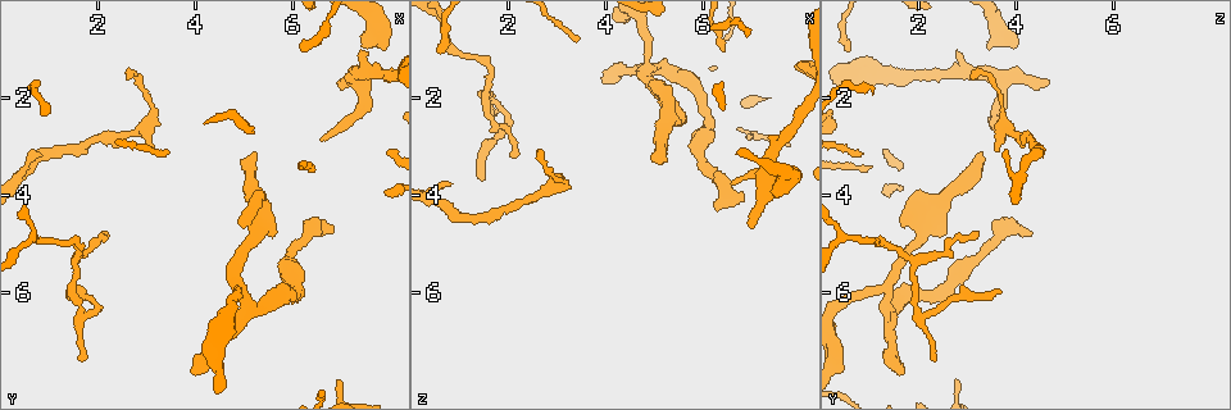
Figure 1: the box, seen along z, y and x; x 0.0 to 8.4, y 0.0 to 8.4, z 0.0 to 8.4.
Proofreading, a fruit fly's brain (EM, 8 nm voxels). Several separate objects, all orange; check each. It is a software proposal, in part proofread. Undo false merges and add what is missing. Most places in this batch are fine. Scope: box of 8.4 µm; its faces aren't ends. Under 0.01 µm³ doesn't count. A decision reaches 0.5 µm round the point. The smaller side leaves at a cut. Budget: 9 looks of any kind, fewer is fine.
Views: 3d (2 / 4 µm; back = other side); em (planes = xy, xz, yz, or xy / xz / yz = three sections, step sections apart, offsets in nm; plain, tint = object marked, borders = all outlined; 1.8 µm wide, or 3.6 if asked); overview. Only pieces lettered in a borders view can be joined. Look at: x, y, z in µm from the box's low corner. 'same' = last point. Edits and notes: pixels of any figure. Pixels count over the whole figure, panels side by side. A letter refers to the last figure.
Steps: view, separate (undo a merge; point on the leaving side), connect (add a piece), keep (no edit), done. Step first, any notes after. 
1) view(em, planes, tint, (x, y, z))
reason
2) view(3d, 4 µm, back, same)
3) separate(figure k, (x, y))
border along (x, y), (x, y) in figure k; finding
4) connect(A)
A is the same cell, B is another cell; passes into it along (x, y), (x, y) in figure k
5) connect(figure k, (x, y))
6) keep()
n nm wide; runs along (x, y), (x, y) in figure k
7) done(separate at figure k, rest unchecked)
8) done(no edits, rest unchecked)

view(3d, 2 µm, back, (7.00, 1.65, 4.65))
branch stops here

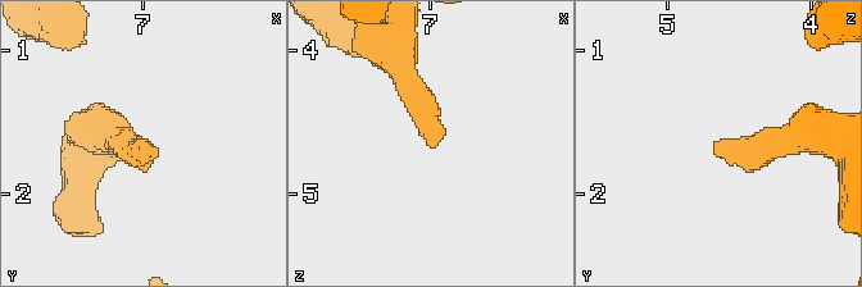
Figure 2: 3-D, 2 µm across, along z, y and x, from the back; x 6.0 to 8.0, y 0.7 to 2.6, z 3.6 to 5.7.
view(em, planes, borders, (7.00, 1.60, 4.62))

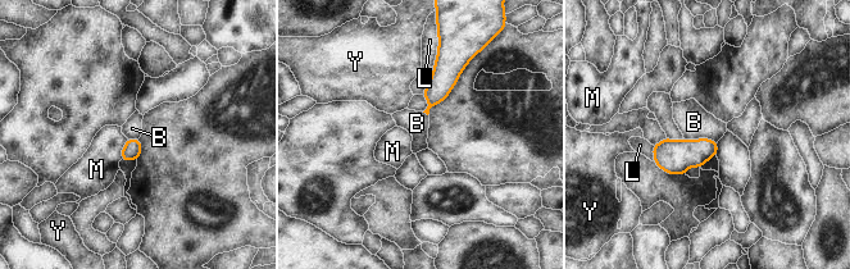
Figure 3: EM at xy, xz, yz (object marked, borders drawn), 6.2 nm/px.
keep()
B, L, M and Y are other cells; border along (683, 137), (710, 138), (717, 142) in figure 3; none of them fits

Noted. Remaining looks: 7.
view(3d, 2 µm, (5.25, 3.10, 3.30))
branch stops here

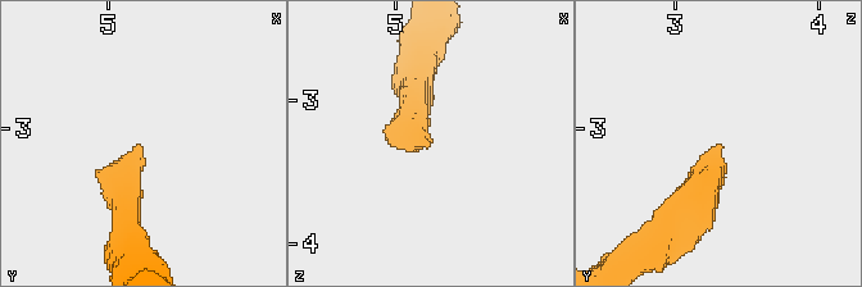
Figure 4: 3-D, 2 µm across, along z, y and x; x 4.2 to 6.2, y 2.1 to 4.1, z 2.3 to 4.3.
view(em, planes, borders, (5.20, 3.14, 3.34))
shape alone is not enough

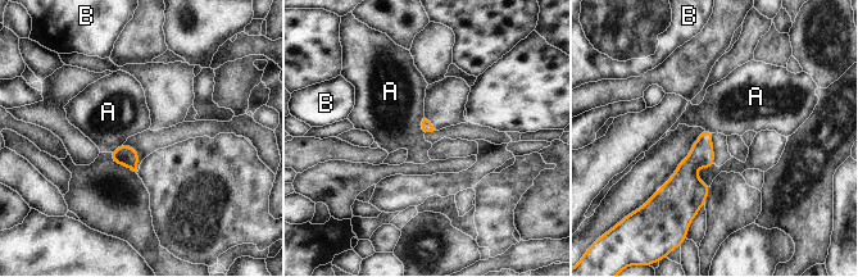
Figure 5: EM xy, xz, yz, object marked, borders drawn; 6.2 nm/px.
keep()
A and B are other cells; border along (423, 117), (422, 130), (425, 132) in figure 5; none of them fits

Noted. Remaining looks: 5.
view(3d, 2 µm, back, (4.85, 5.95, 1.35))
sharp bend

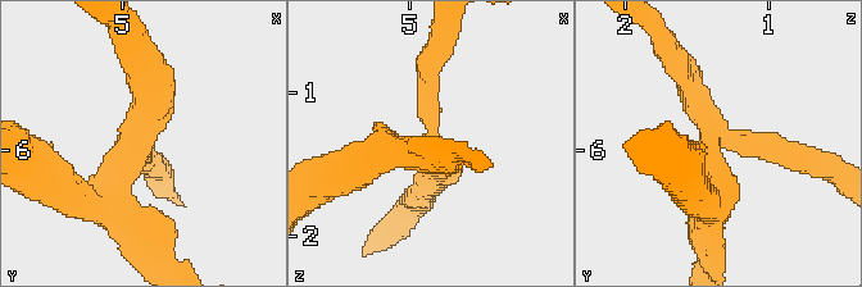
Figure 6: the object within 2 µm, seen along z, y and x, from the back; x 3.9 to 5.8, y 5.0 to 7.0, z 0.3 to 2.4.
view(em, planes, tint, (4.88, 5.92, 1.34))
4 arms; shape alone is not enough

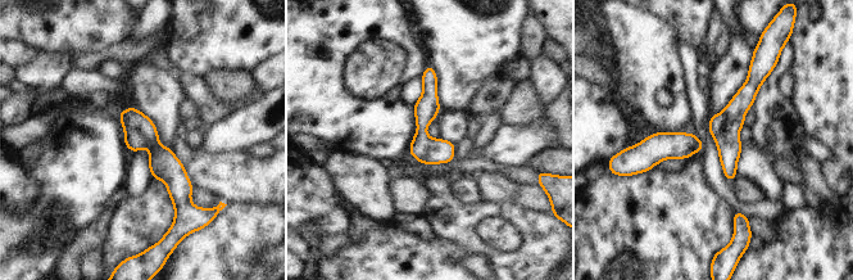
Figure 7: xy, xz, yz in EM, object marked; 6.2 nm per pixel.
view(em, planes, borders, same)

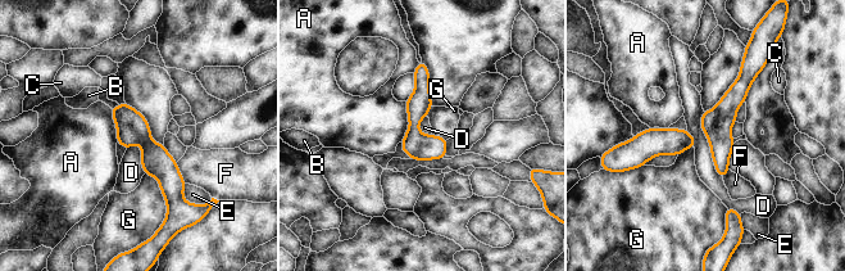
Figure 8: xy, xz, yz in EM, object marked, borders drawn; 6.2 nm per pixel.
keep()
A, B, C, D, E, F and G are other cells; all the same neuron

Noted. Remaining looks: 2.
view(em, yz, step 4, tint, (3.20, 2.35, 3.70))

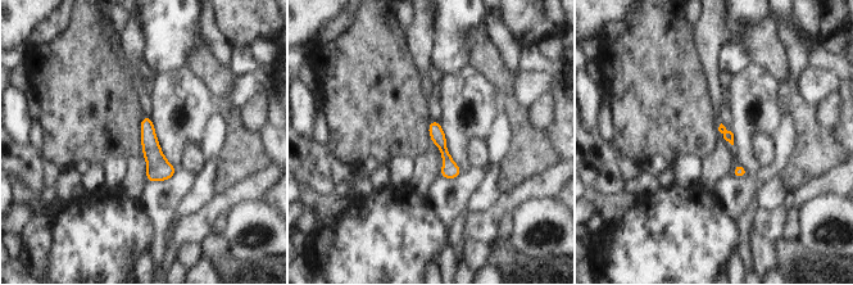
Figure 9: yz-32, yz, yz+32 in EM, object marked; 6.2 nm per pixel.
view(em, yz, step 4, borders, same)
what lies round it

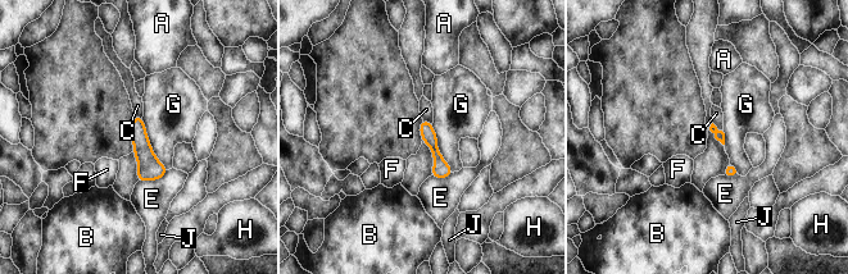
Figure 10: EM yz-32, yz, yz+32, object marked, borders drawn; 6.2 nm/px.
keep()
70 nm wide; A, B, C, E, F, G, H and J are other cells; runs along (136, 119), (144, 155), (161, 173) in figure 10; all the same neuron

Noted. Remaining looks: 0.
done(no edits, rest unchecked)

